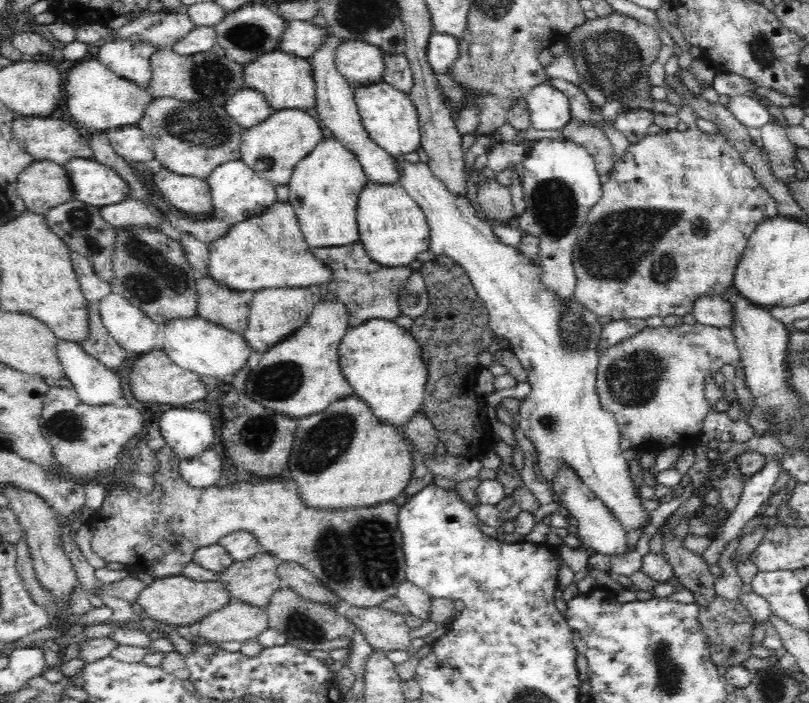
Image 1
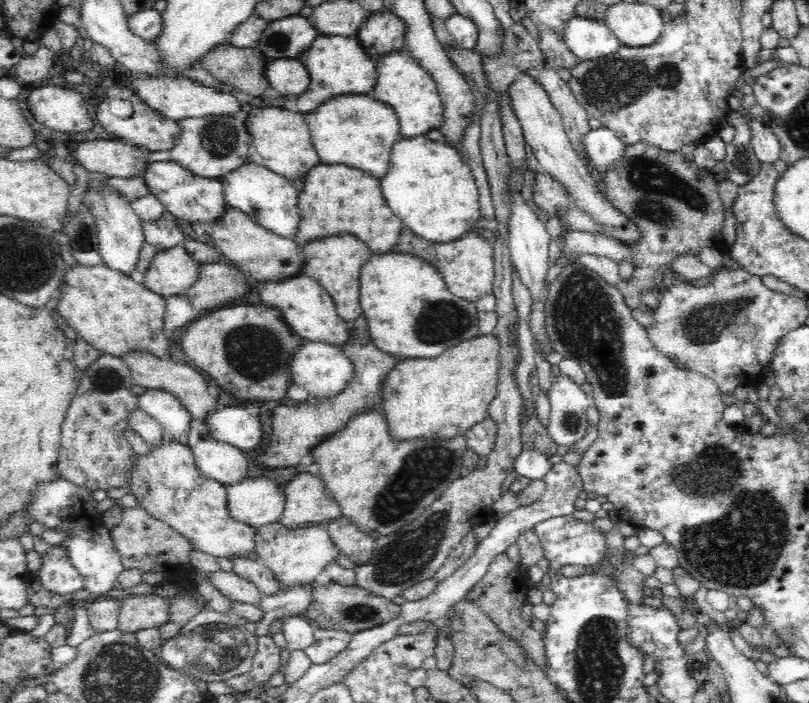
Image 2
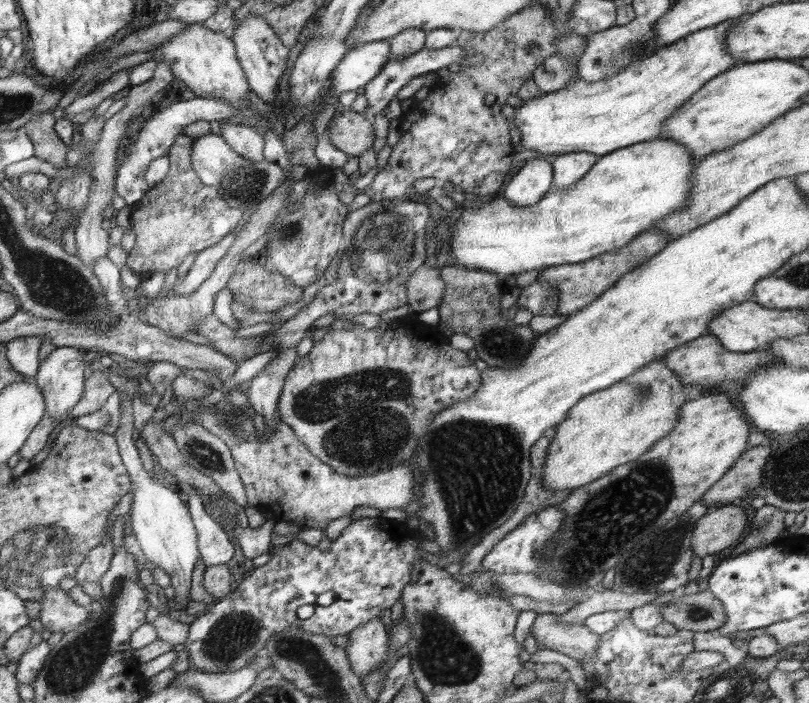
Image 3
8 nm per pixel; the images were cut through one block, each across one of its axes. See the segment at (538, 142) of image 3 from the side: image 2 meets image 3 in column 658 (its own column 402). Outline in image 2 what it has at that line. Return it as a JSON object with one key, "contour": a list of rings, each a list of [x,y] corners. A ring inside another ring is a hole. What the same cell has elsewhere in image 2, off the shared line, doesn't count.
{"contour":[[[406,46],[399,51],[388,53],[376,61],[378,80],[371,95],[390,105],[399,120],[399,132],[402,138],[414,138],[426,135],[432,129],[442,126],[443,106],[440,93],[430,73],[418,65],[410,56]]]}

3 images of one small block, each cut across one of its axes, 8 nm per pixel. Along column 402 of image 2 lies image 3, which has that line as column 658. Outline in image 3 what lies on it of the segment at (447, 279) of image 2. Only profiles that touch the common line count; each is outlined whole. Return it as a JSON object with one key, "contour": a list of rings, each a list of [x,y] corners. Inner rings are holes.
{"contour":[[[656,228],[638,235],[638,238],[628,243],[626,247],[617,248],[600,254],[600,257],[592,258],[579,264],[566,264],[562,266],[552,266],[546,268],[539,274],[536,282],[550,282],[559,292],[559,305],[557,314],[571,315],[588,306],[591,302],[597,300],[605,290],[613,288],[626,273],[633,272],[647,261],[656,257],[667,245],[668,238],[664,230]]]}

